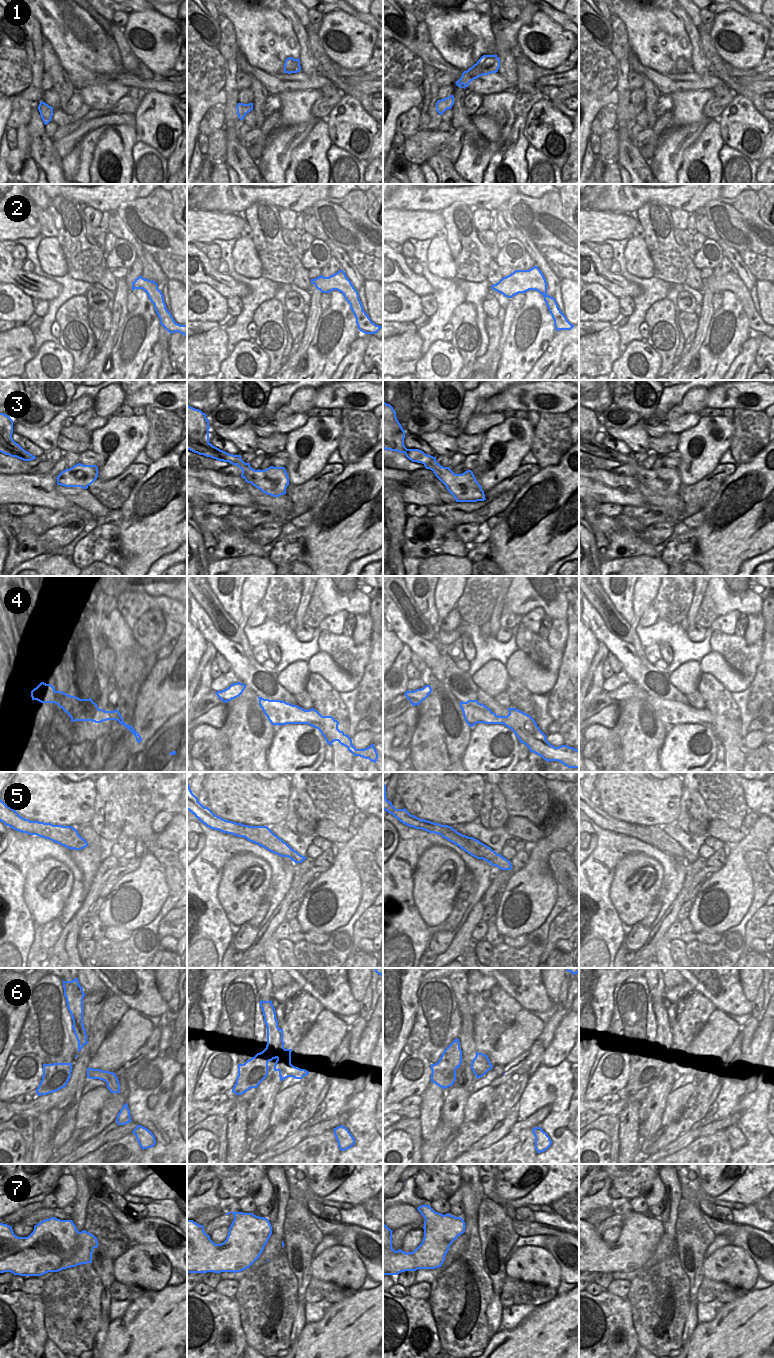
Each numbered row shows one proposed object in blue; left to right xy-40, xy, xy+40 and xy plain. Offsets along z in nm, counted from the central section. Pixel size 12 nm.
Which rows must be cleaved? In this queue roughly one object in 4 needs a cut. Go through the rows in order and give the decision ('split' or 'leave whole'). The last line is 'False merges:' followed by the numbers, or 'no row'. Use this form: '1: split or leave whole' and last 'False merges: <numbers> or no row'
1: leave whole
2: leave whole
3: leave whole
4: leave whole
5: split
6: split
7: leave whole
False merges: 5, 6

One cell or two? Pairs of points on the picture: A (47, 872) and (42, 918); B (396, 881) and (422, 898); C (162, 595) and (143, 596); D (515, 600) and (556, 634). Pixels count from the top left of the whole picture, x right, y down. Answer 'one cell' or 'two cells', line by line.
A: one cell
B: two cells
C: one cell
D: two cells

